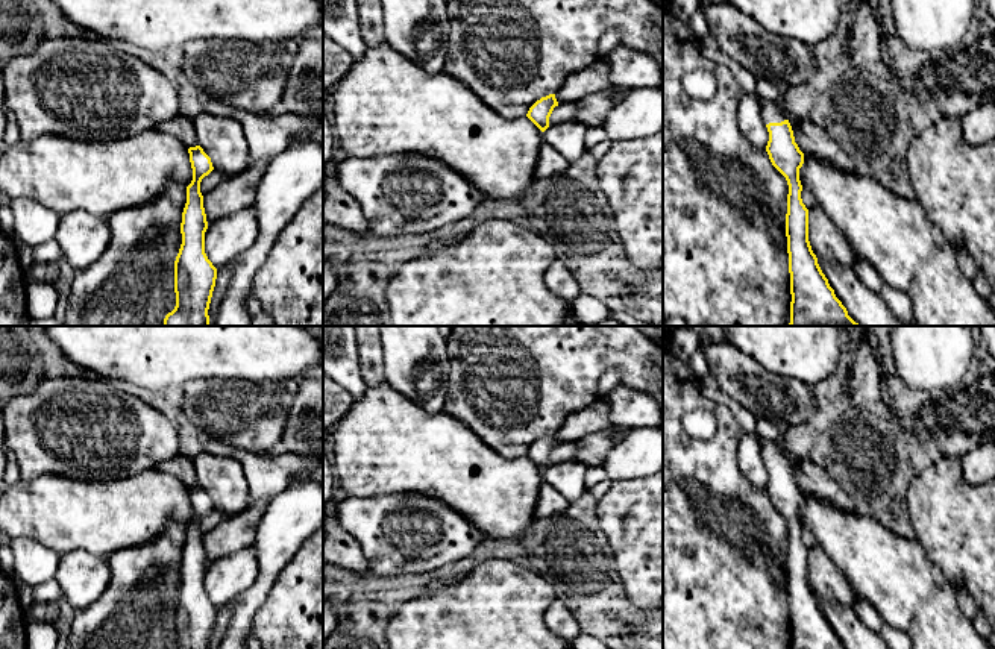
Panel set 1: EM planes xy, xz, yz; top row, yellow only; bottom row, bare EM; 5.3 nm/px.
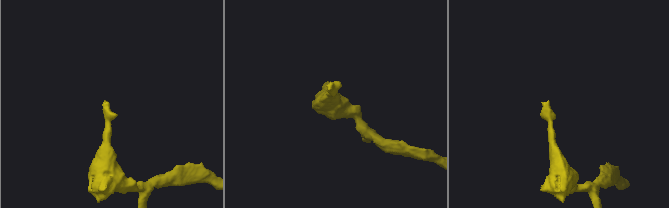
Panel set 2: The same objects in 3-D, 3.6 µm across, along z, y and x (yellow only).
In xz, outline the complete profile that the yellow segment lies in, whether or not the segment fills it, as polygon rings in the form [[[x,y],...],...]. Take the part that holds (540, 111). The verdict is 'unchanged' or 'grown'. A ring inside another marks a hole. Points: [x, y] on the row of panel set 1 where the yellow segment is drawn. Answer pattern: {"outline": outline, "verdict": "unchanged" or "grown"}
{"outline": [[[549,94],[537,100],[528,111],[526,117],[545,132],[549,127],[549,117],[554,108],[558,106],[555,94]]], "verdict": "unchanged"}

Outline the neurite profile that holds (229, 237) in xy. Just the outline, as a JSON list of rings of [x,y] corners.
[[[253,206],[208,224],[205,253],[215,268],[243,255],[258,238],[258,217]]]

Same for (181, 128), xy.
[[[177,114],[171,120],[161,121],[158,127],[180,141],[188,149],[199,146],[193,118]]]

